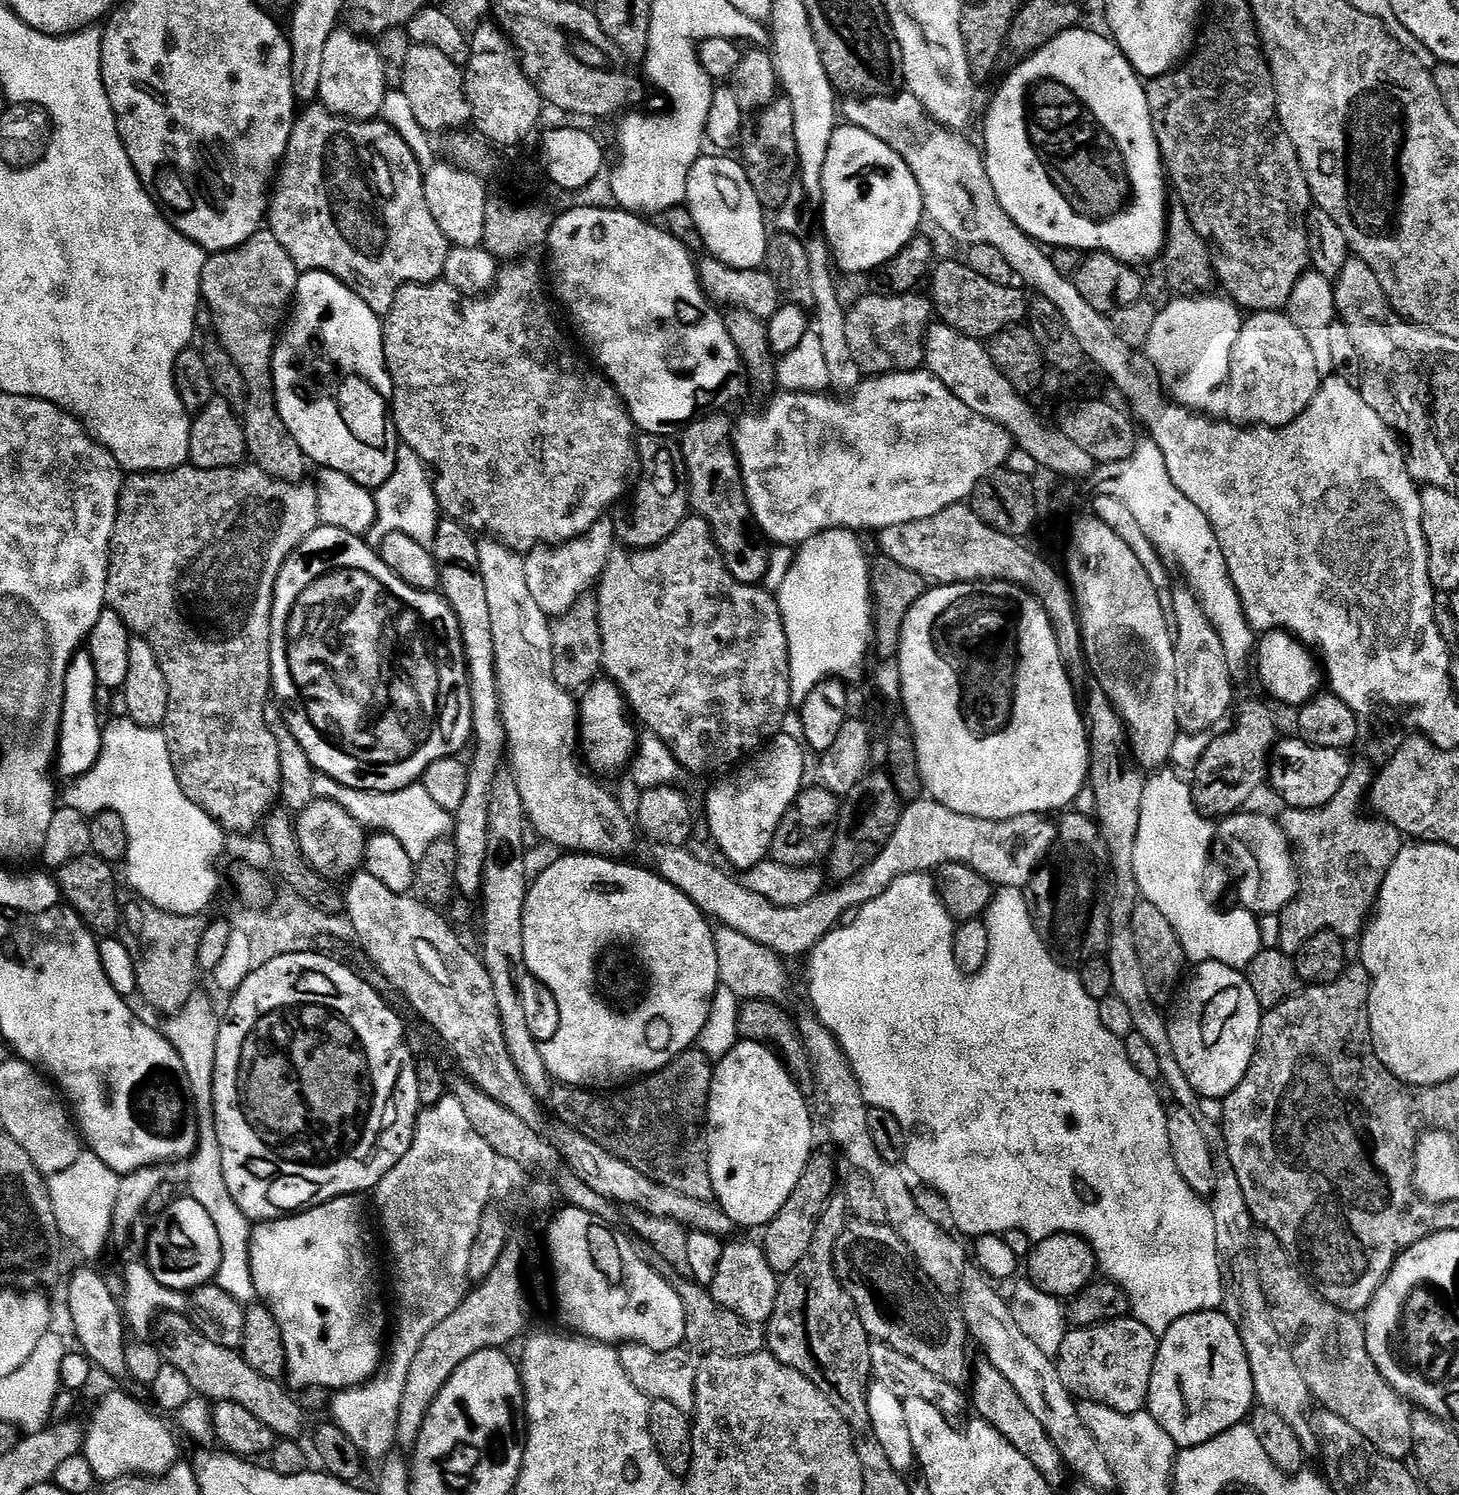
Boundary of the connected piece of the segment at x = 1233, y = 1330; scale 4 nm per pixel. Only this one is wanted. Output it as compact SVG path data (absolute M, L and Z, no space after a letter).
M1224 1310L1195 1312L1175 1320L1167 1329L1168 1337L1163 1337L1162 1363L1154 1384L1154 1400L1156 1396L1156 1412L1177 1445L1191 1446L1210 1442L1234 1425L1247 1421L1252 1403L1257 1403L1256 1380L1249 1347L1241 1325L1237 1324Z

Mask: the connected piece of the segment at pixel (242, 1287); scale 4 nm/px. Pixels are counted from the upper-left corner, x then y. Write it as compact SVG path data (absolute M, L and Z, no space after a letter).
M208 1114L200 1116L200 1140L196 1144L196 1151L190 1157L192 1165L188 1168L188 1192L191 1199L202 1206L206 1206L211 1217L220 1227L220 1235L224 1238L224 1260L220 1264L218 1283L236 1300L249 1302L258 1296L258 1285L250 1267L250 1221L240 1211L235 1200L232 1199L230 1190L223 1180L222 1164L224 1149L220 1148L217 1126L213 1117Z

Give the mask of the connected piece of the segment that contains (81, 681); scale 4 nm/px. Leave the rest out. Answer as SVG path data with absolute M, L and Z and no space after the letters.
M91 651L77 652L68 668L68 677L64 687L64 713L60 723L60 747L58 749L58 772L71 778L84 776L96 763L104 751L106 732L100 728L100 712L96 709L96 687L102 681L97 671L96 659Z

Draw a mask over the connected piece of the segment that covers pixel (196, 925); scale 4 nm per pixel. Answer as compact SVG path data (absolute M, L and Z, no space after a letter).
M148 908L148 912L140 912L140 931L134 935L134 940L140 943L138 948L138 992L145 996L147 1003L165 1017L179 1016L197 995L196 983L202 977L200 966L200 943L204 938L206 921L203 915L183 916L177 912L167 912L165 908Z

